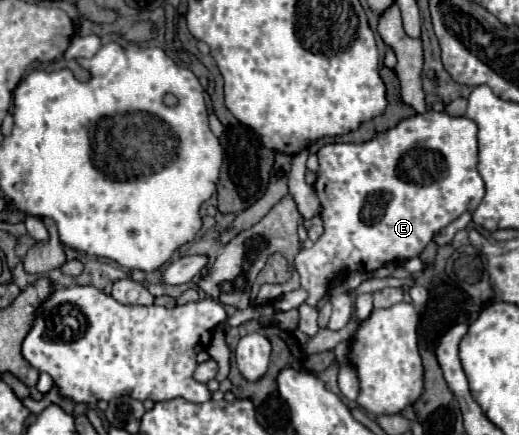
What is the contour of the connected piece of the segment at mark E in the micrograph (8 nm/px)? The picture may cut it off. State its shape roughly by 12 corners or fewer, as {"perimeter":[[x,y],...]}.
{"perimeter":[[425,112],[325,144],[307,304],[473,212],[477,124]]}

